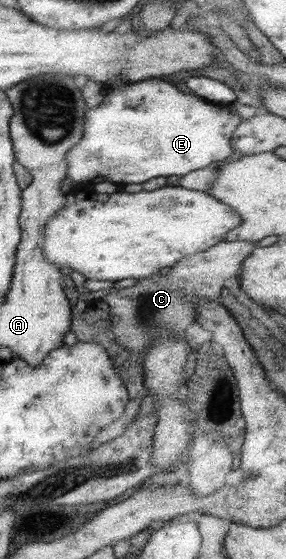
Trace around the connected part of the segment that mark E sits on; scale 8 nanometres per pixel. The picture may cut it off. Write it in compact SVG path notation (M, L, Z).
M165 78L143 80L129 88L117 89L117 92L109 91L101 106L85 113L83 136L65 156L69 164L67 178L76 186L82 182L109 180L120 187L123 184L141 184L159 176L185 176L229 159L234 153L231 137L241 121L243 118L237 114L236 105L207 104L201 98L179 92Z

